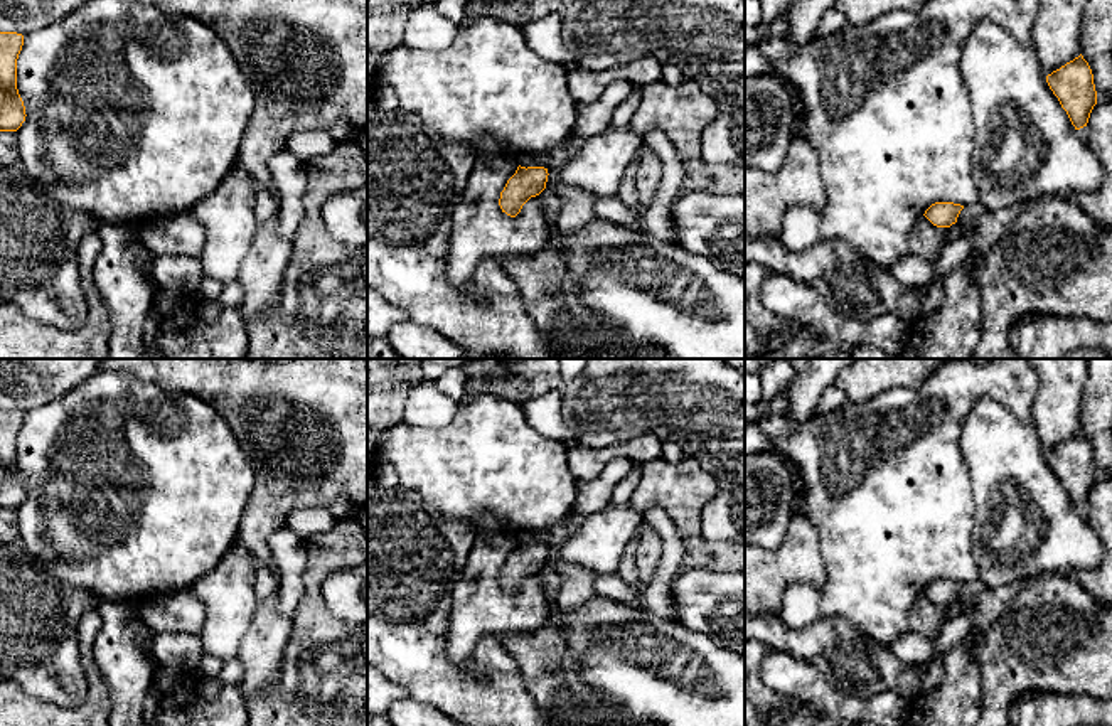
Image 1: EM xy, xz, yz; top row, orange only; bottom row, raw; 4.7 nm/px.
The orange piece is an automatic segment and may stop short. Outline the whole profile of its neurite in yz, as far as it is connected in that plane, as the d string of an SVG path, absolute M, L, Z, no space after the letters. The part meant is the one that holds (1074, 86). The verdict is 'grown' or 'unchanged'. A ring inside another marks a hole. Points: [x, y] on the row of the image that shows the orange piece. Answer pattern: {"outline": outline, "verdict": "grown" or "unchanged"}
{"outline": "M1080 54L1060 69L1046 76L1046 83L1067 111L1075 130L1087 126L1090 113L1097 104L1093 74Z", "verdict": "unchanged"}

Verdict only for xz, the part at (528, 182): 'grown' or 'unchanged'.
unchanged

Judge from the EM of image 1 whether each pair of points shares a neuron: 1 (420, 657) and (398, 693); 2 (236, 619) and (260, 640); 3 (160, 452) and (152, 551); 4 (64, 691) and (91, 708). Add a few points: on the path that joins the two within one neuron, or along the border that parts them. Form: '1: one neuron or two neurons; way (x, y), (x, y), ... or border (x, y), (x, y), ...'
1: two neurons; border (384, 674), (398, 683), (408, 698)
2: two neurons; border (260, 600), (235, 657)
3: one neuron; way (160, 477), (165, 491), (152, 504), (152, 526)
4: two neurons; border (81, 662), (86, 696), (73, 706), (44, 701)

